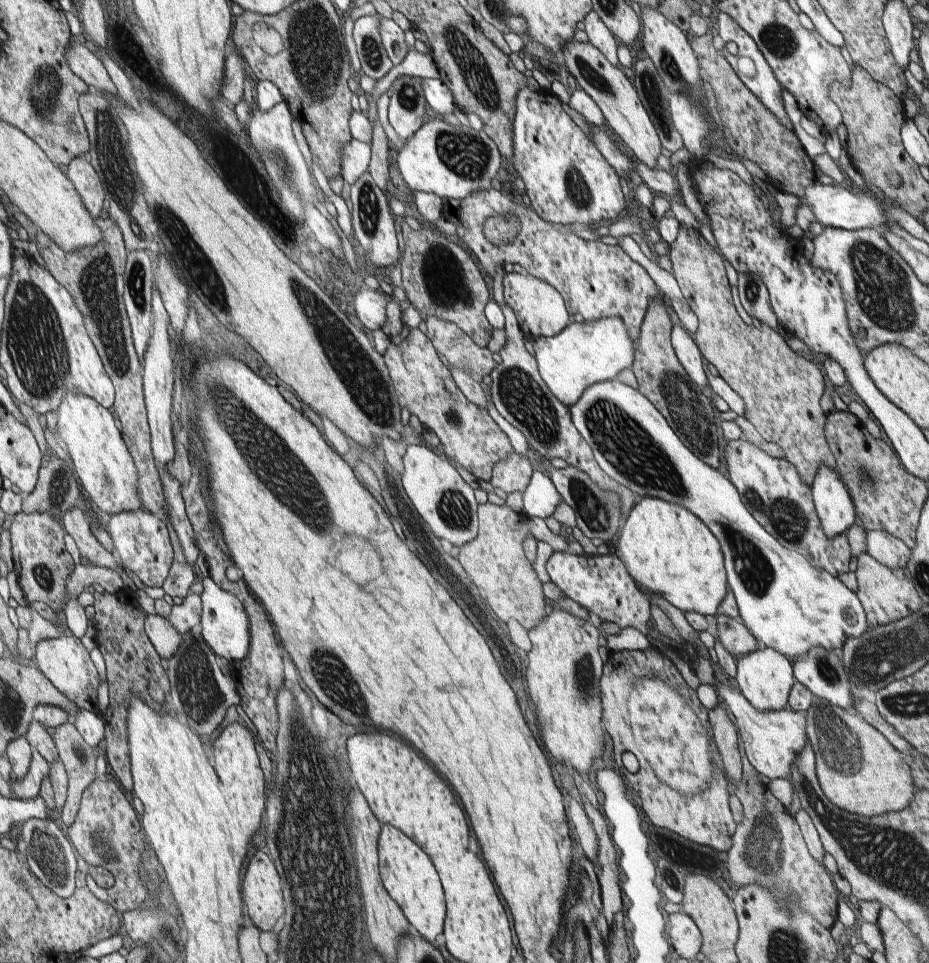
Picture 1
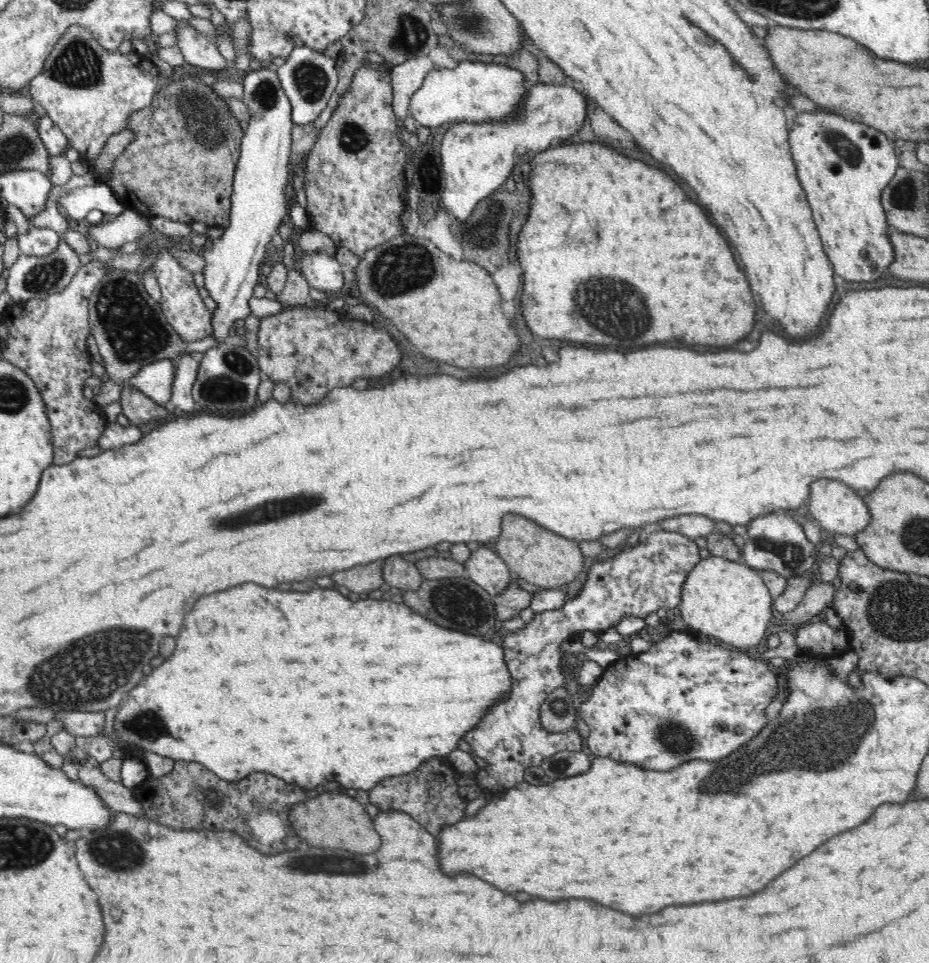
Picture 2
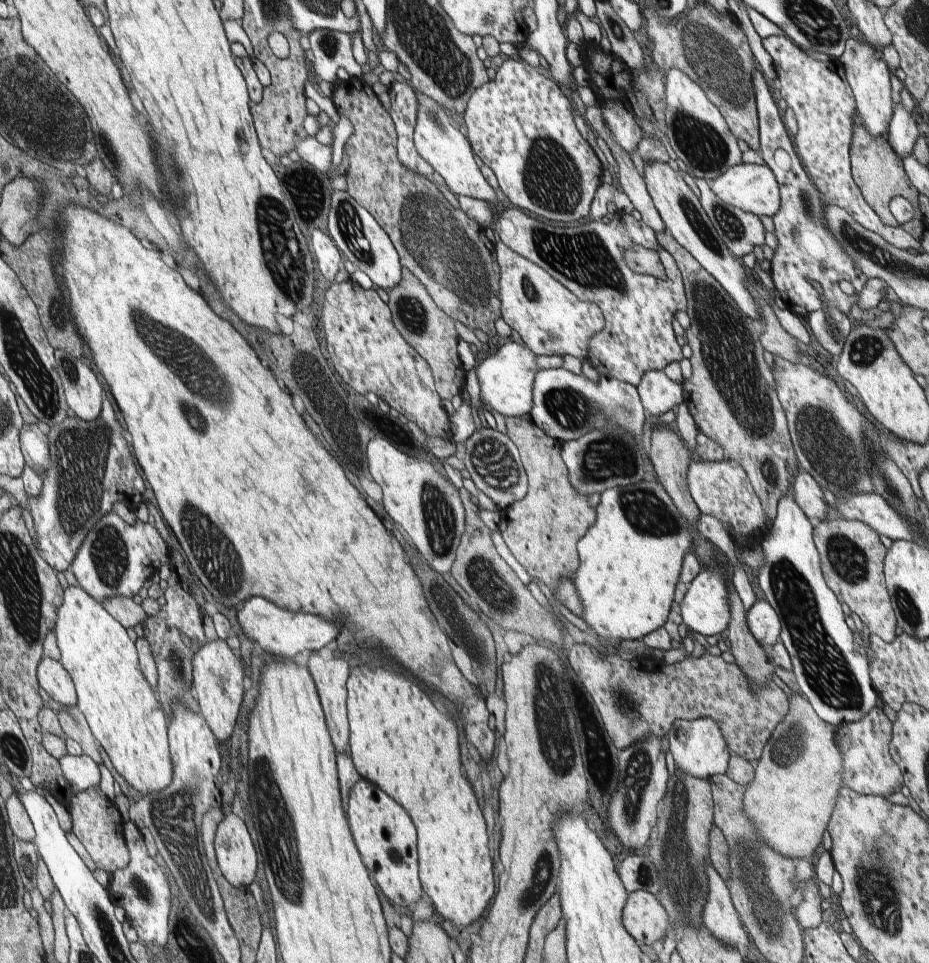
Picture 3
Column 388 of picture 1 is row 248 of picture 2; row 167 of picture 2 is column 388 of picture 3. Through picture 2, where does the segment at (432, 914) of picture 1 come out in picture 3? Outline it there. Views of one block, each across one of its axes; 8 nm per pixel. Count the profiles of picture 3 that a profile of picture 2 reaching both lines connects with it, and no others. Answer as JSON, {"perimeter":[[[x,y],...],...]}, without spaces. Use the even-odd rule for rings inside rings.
{"perimeter":[[[361,776],[349,792],[345,814],[355,846],[383,896],[391,904],[409,908],[409,904],[417,902],[421,894],[419,868],[415,864],[415,824],[411,824],[411,816],[405,814],[401,804],[395,802],[387,792]]]}

